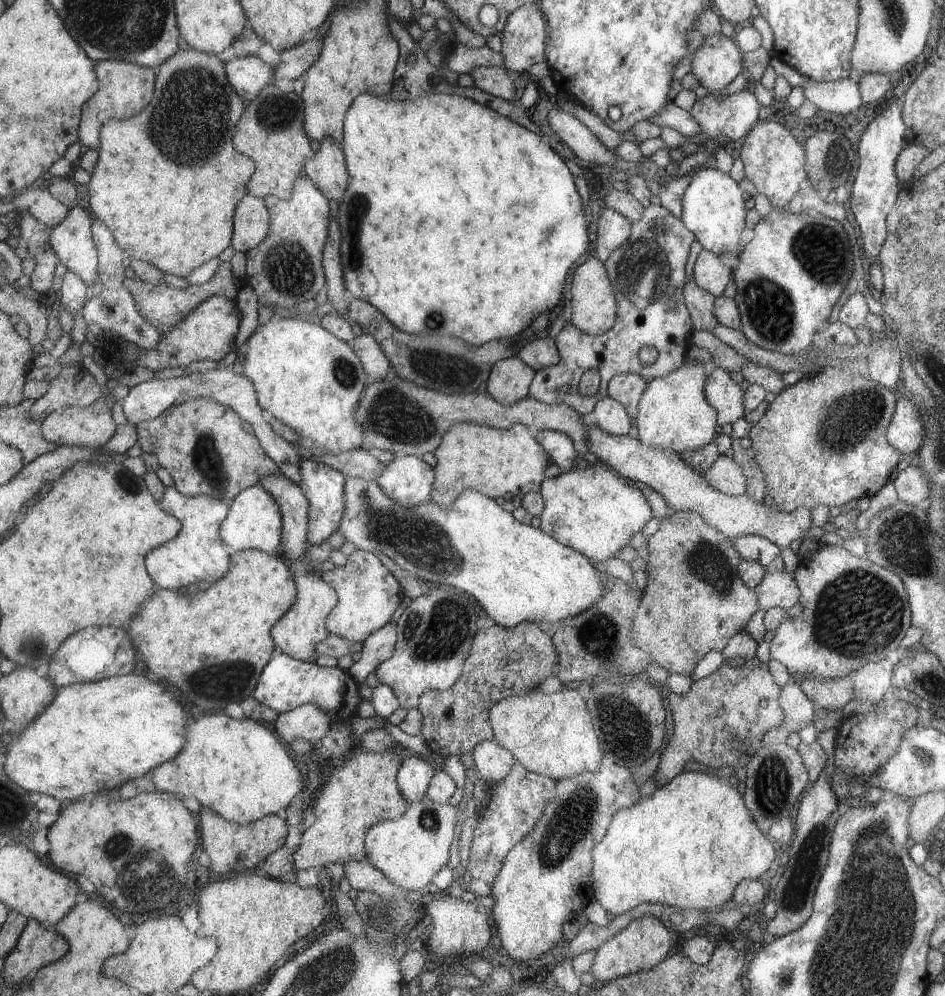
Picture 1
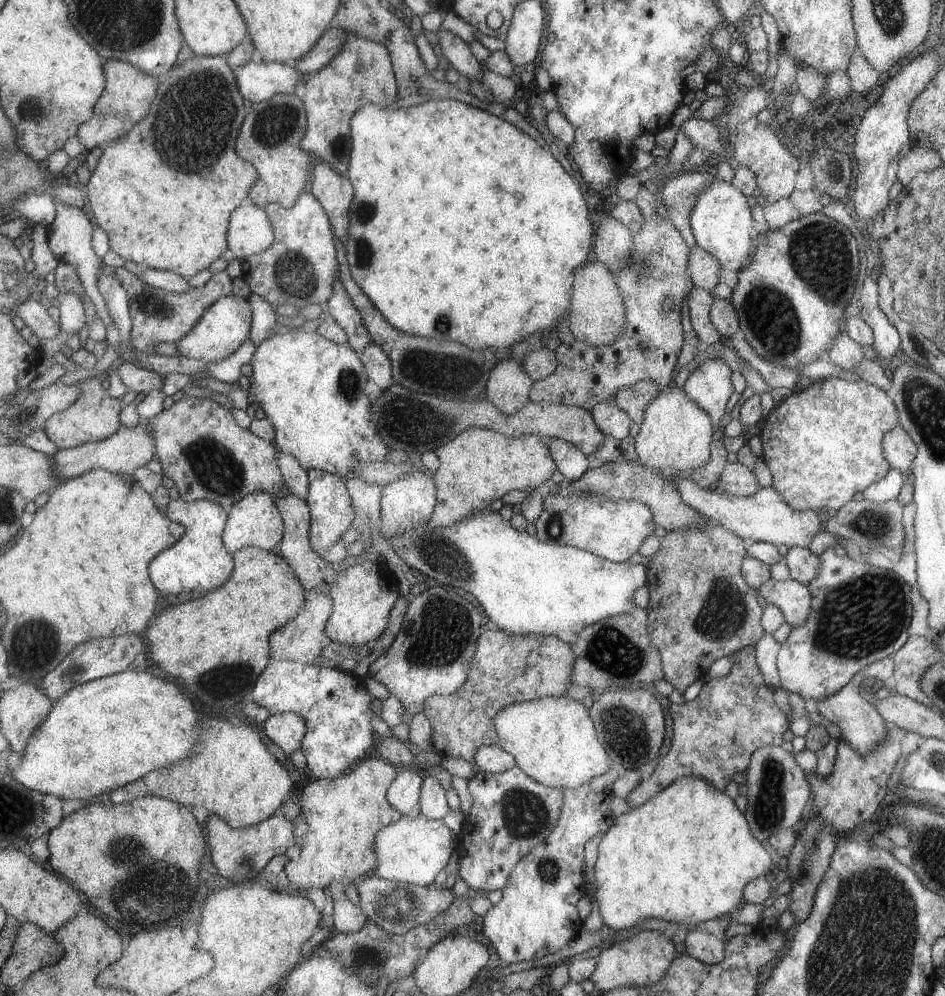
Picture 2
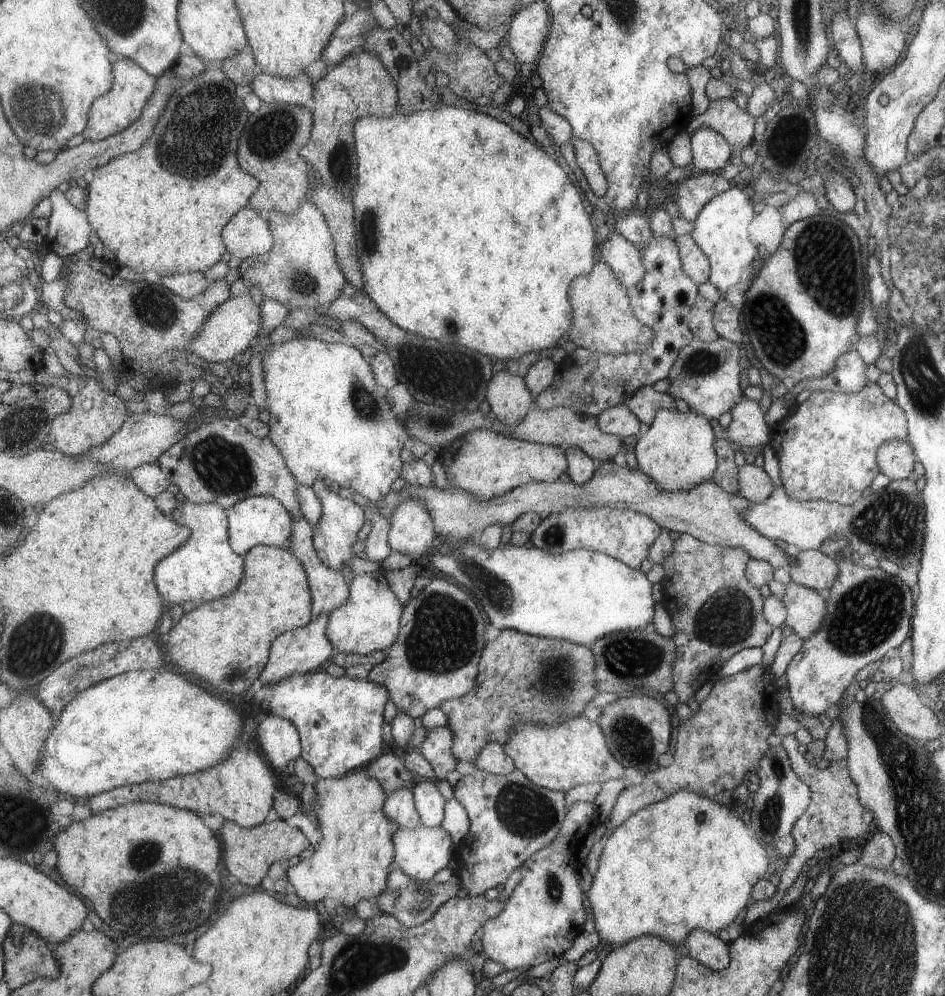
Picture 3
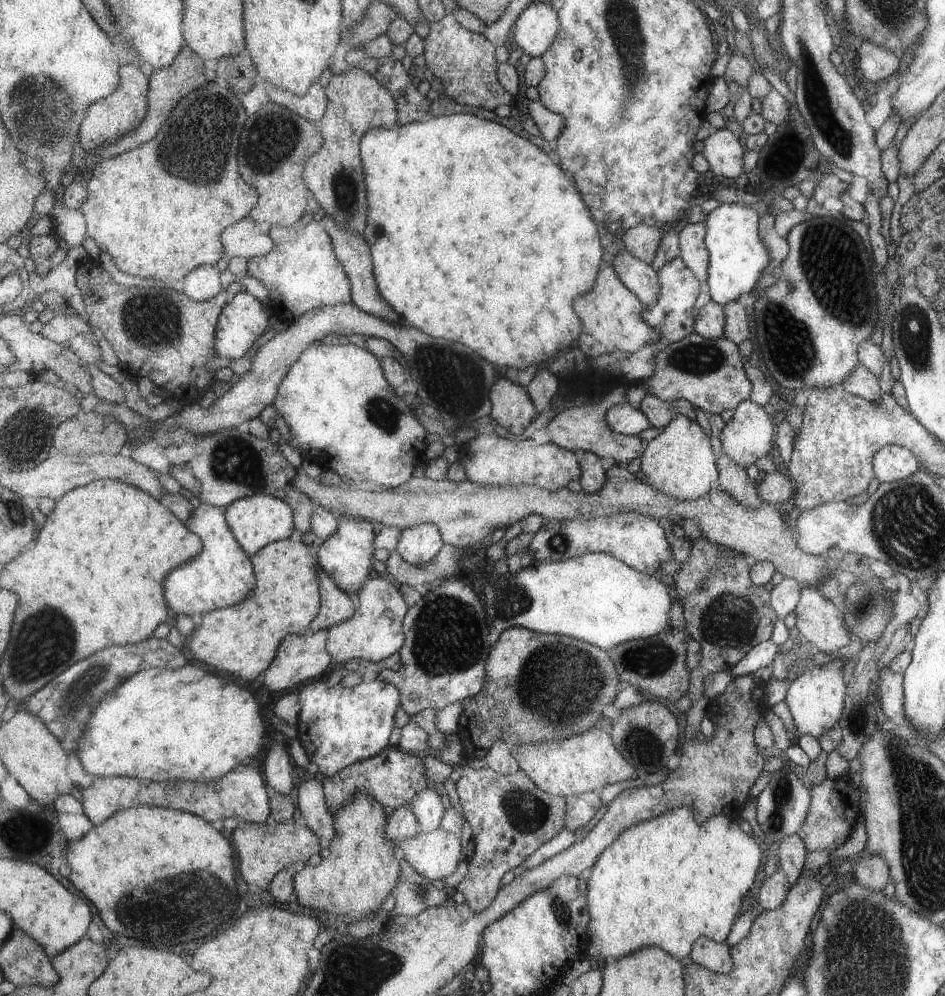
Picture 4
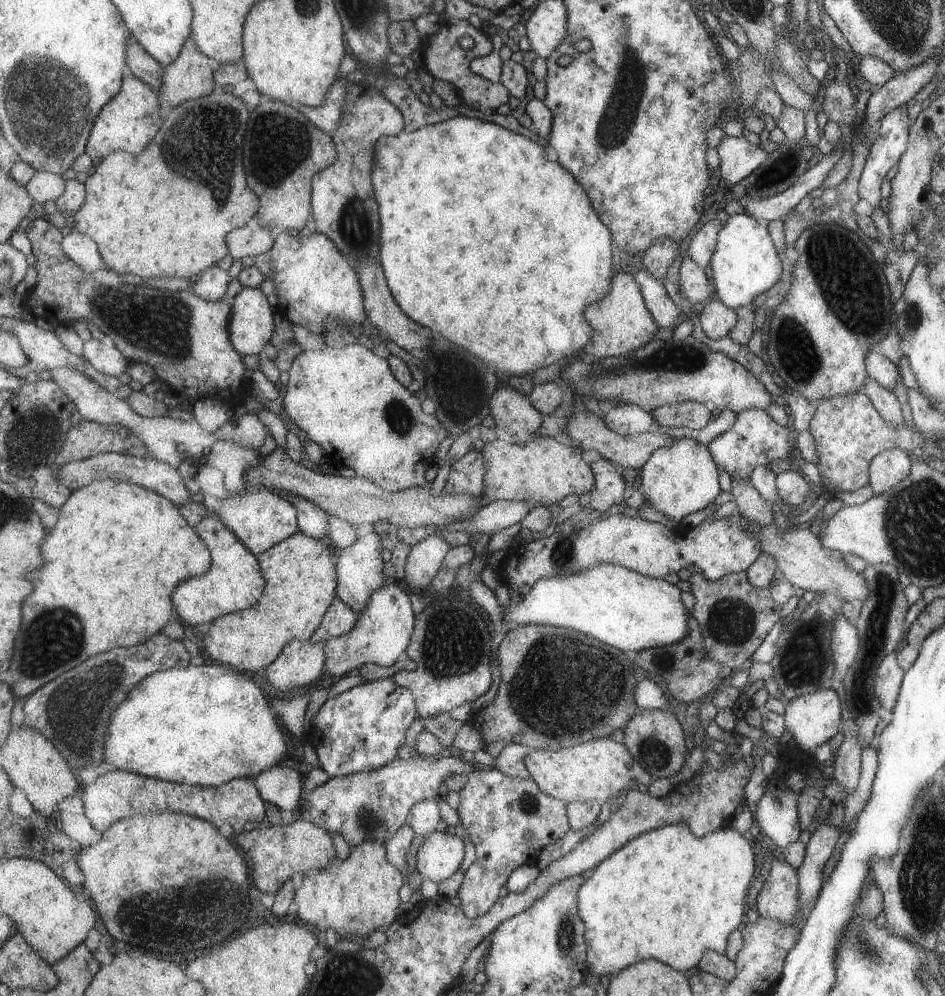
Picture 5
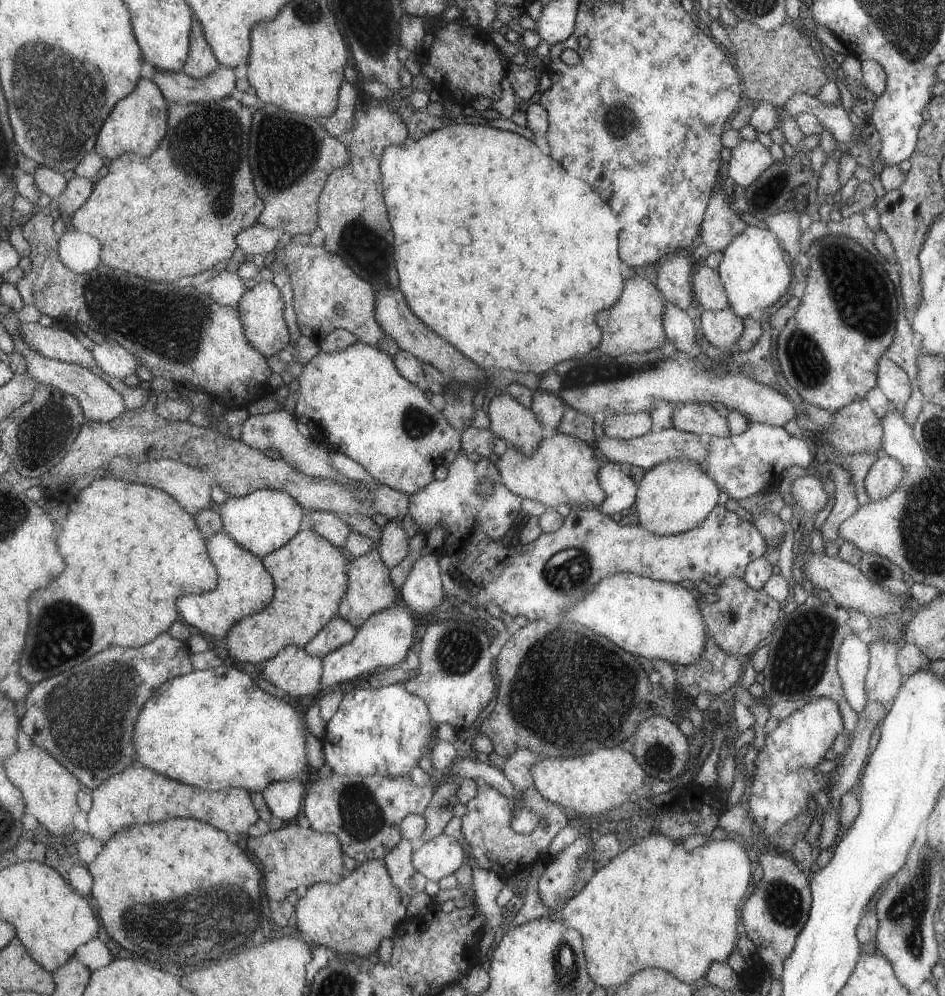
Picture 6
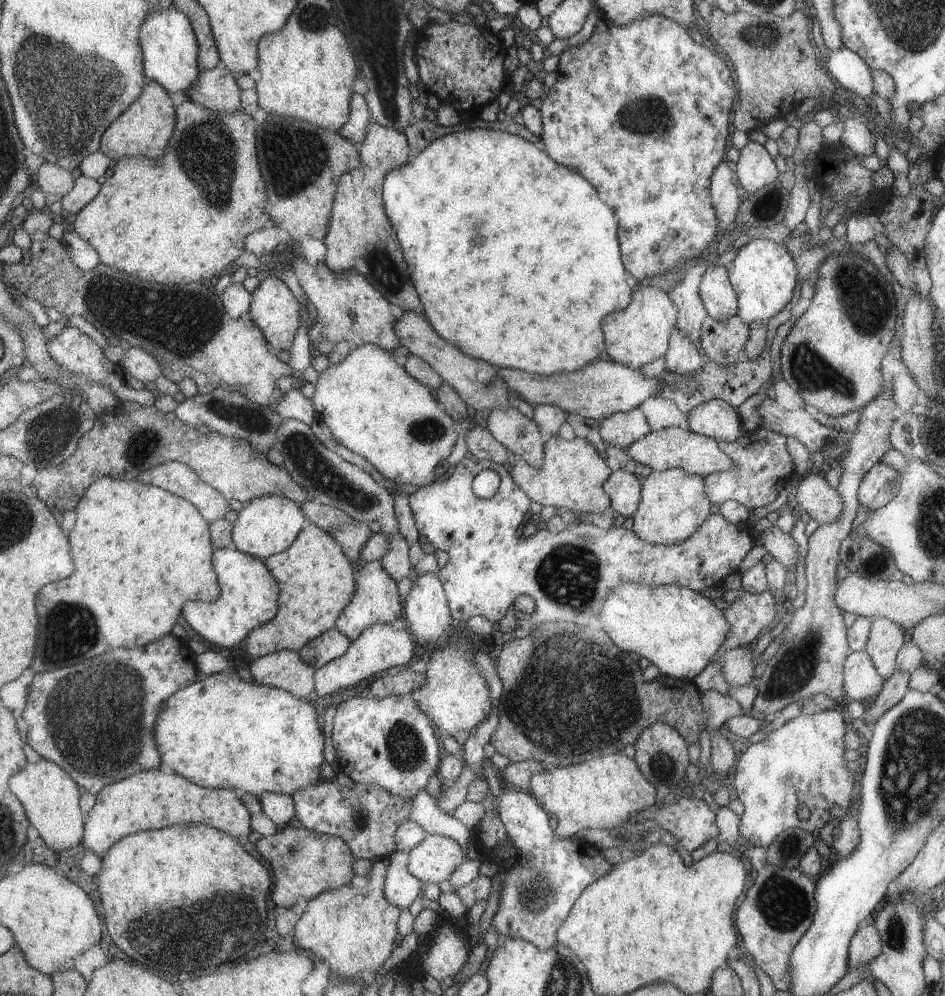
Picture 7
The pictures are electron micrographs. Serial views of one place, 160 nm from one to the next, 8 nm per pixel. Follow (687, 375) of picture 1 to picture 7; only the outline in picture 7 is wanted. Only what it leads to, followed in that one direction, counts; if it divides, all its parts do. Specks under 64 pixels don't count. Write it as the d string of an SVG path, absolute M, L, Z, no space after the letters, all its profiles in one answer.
M663 469L651 471L644 478L644 487L641 488L641 501L636 513L632 516L633 526L631 532L641 540L652 545L676 545L688 539L708 518L711 512L711 501L705 494L703 478L697 475L689 475L681 469Z

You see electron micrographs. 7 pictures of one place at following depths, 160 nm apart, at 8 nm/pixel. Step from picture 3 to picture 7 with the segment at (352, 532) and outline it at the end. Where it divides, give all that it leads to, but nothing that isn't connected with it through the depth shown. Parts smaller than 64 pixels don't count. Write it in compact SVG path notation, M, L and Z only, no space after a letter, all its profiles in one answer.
M382 560L364 562L359 565L356 581L356 595L353 596L349 607L345 608L336 624L336 628L345 632L345 636L349 636L352 642L357 640L365 632L365 628L369 628L371 624L391 623L403 614L398 582L384 568Z

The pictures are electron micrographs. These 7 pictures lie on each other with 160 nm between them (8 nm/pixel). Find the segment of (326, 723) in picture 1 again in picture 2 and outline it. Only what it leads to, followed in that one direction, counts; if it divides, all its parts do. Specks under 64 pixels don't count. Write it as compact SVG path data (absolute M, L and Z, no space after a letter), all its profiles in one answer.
M288 711L272 715L264 723L264 732L286 755L300 749L307 732L307 720L299 712Z

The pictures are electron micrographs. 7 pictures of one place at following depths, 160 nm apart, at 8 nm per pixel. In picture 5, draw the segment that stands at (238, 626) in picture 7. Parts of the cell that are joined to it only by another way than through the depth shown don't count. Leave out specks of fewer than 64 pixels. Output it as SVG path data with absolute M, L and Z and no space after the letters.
M209 513L197 526L201 538L211 549L213 562L209 572L184 580L173 593L176 617L184 624L212 626L217 619L241 612L261 602L268 586L260 560L217 515Z

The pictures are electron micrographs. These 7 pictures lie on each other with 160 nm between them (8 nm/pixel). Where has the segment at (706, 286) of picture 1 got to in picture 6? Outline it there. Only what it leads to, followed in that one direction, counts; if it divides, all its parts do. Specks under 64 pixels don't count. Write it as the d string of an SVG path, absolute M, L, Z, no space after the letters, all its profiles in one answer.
M721 191L715 192L705 208L698 238L709 252L723 250L747 226L740 216L731 212L725 198Z

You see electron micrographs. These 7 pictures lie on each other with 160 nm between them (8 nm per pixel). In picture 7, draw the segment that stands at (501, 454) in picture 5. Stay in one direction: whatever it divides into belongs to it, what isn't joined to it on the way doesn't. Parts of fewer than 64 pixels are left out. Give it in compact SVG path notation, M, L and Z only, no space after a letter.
M558 436L547 437L545 442L544 464L540 468L532 468L522 459L515 459L510 471L513 484L528 494L543 507L553 506L555 509L565 508L571 512L601 514L611 502L603 490L605 480L612 475L611 470L605 466L601 455L593 446L580 437L563 440Z

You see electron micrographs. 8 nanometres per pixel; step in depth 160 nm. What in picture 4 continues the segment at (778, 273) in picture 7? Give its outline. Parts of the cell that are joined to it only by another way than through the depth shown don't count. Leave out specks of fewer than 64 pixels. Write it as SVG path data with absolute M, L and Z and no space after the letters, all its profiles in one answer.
M721 203L707 214L704 246L708 250L708 279L706 289L711 301L724 306L732 303L739 294L749 294L761 270L767 266L767 250L757 234L757 216L751 206Z

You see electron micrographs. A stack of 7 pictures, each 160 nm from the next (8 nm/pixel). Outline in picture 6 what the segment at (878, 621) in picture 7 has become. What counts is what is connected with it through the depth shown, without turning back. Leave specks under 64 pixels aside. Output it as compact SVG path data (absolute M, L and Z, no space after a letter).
M875 639L868 646L868 669L864 691L868 701L887 703L893 700L903 678L896 663L898 643Z

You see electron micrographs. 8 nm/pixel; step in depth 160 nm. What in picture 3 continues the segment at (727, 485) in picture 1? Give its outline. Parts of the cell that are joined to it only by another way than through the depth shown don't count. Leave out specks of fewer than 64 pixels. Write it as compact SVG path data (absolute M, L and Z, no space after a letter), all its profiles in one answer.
M743 464L737 476L738 496L744 497L750 503L768 500L773 493L773 484L766 469L754 465Z

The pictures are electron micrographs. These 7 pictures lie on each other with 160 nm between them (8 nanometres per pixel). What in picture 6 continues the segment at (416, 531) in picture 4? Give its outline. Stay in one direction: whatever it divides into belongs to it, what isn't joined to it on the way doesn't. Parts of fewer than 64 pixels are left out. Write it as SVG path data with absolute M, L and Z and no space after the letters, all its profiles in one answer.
M434 551L419 557L401 588L402 598L416 616L431 614L445 600L440 553Z

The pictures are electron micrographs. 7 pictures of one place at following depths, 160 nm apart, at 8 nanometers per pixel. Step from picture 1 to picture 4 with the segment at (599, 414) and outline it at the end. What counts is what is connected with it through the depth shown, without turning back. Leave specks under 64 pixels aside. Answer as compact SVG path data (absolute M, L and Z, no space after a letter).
M626 402L611 406L606 411L604 418L608 428L617 435L634 436L645 431L650 426L644 413L639 409L631 408Z

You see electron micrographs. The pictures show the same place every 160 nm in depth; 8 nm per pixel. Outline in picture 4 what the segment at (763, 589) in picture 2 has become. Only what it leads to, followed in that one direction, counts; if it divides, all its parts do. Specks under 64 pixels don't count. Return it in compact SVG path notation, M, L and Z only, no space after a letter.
M803 586L793 614L793 633L818 648L820 656L834 656L840 648L849 644L842 611L815 589Z

